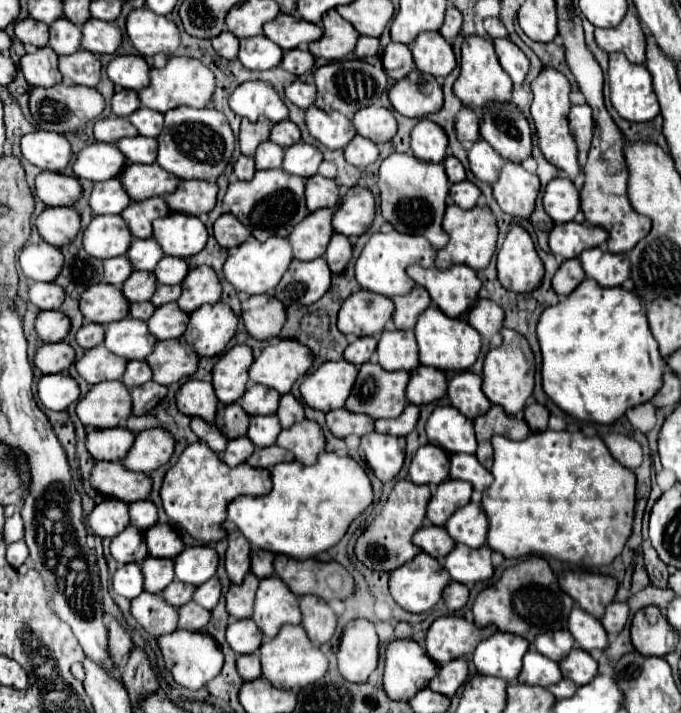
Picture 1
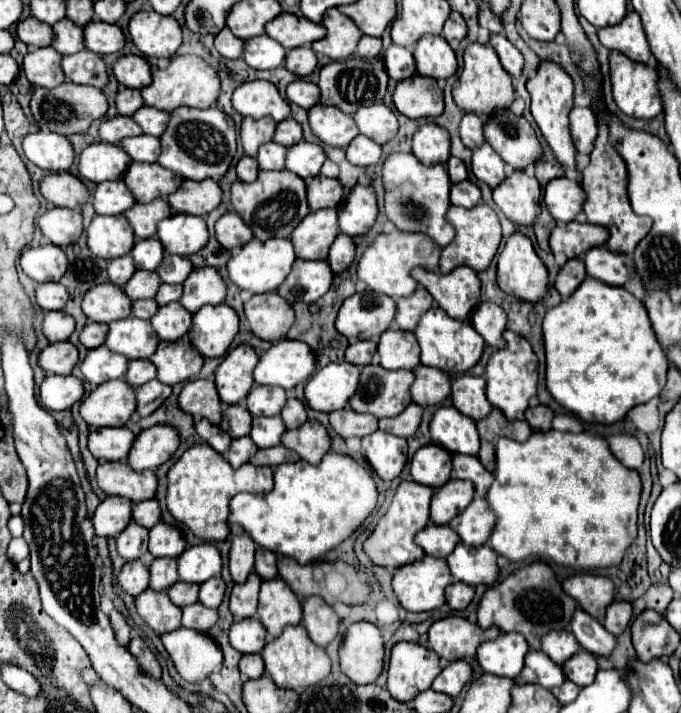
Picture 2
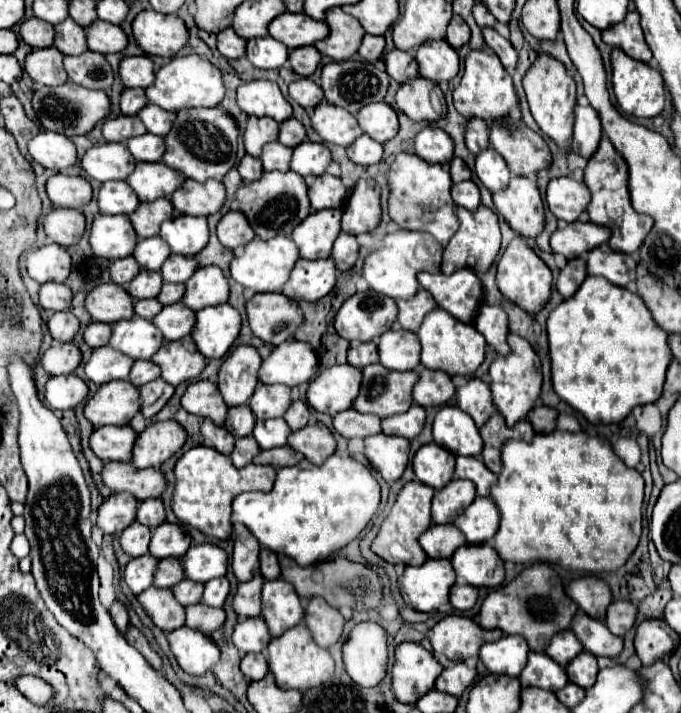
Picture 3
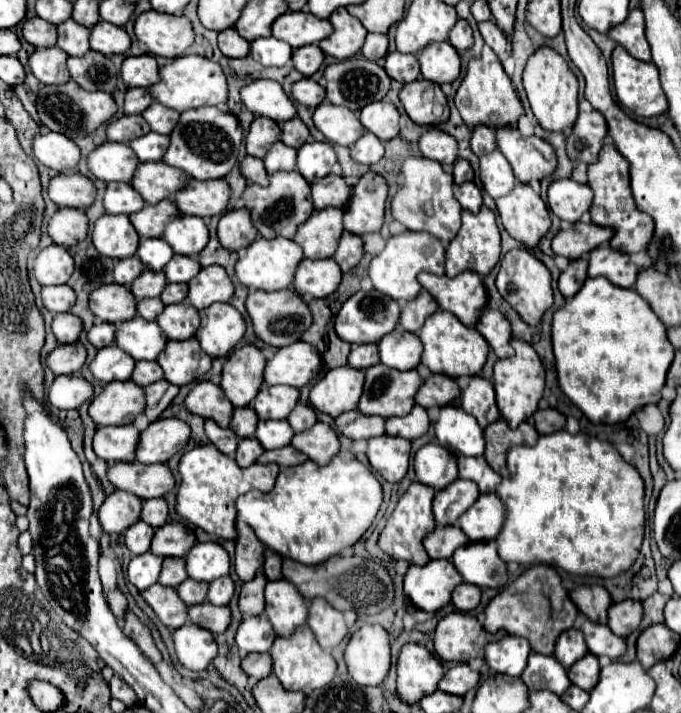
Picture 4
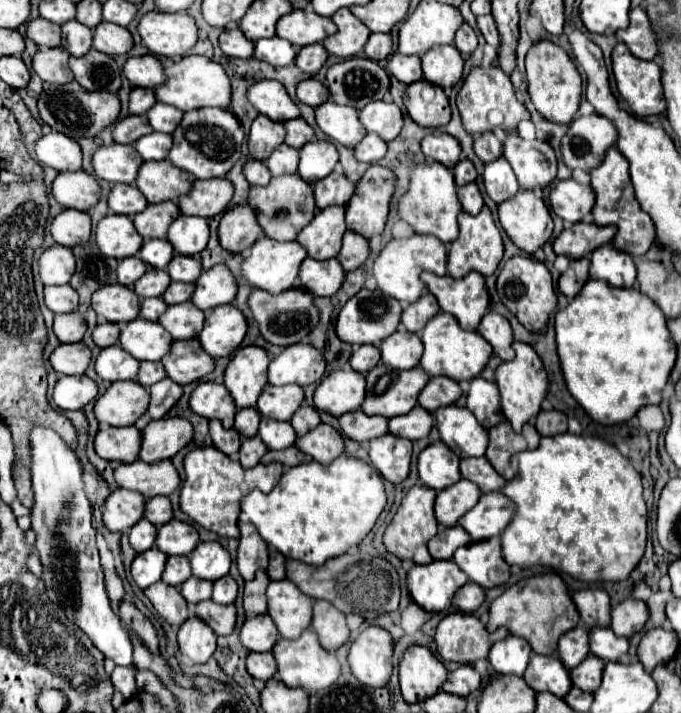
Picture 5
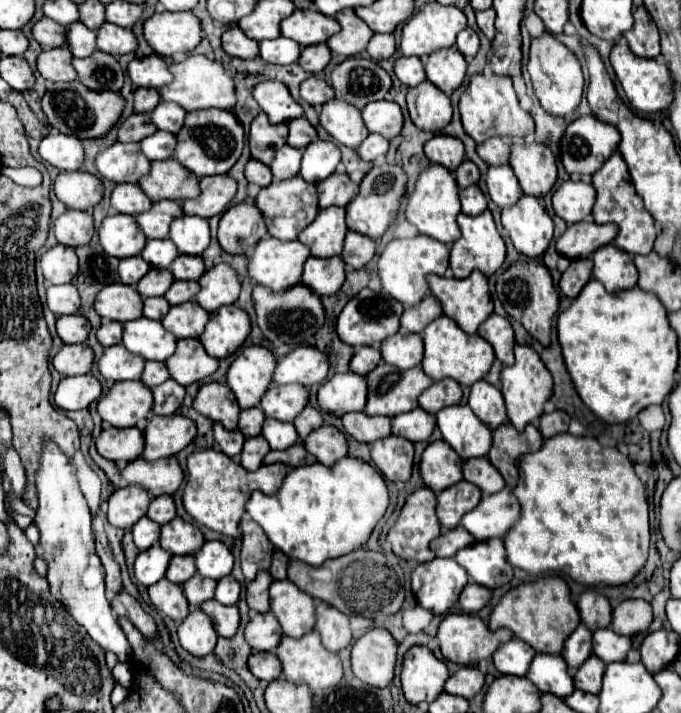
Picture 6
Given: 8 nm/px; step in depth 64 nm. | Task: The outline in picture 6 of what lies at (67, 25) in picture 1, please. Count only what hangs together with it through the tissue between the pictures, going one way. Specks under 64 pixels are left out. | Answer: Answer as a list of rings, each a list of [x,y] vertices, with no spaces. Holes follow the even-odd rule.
[[[74,22],[66,28],[66,42],[76,58],[84,58],[96,50],[96,32],[86,28],[82,22]]]

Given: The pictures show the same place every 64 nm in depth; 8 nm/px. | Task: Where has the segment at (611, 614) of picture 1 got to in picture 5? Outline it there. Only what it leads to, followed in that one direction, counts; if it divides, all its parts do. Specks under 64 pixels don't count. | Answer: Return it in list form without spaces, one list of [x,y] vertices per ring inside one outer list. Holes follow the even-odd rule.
[[[628,598],[620,602],[618,606],[612,608],[612,624],[610,628],[614,630],[616,636],[626,636],[630,638],[634,632],[642,630],[648,620],[648,608],[642,600]]]

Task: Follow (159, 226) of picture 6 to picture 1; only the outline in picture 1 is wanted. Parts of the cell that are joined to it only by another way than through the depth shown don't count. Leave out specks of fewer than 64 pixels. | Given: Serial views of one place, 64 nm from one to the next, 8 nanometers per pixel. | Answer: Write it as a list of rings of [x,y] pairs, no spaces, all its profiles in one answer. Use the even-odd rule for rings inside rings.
[[[154,196],[144,202],[132,202],[122,212],[122,218],[126,220],[134,238],[150,238],[152,236],[152,222],[156,218],[162,218],[168,212],[170,212],[170,208],[166,208],[164,198]]]

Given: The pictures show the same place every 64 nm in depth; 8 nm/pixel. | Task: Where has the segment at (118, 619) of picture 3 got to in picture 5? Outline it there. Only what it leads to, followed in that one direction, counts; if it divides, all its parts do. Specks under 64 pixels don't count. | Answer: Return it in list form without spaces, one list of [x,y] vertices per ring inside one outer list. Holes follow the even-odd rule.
[[[108,574],[106,578],[106,590],[108,590],[108,598],[114,610],[118,610],[120,602],[124,600],[124,588],[122,588],[122,580],[118,578],[118,574]]]

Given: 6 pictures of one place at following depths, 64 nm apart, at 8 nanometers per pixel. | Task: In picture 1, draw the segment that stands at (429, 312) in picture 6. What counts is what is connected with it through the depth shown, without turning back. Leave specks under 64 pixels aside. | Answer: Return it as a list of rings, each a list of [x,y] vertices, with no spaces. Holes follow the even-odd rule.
[[[414,286],[404,296],[394,296],[392,302],[396,306],[392,320],[394,320],[394,324],[396,324],[398,330],[410,330],[410,328],[414,328],[420,312],[424,312],[432,304],[430,294],[422,286]]]

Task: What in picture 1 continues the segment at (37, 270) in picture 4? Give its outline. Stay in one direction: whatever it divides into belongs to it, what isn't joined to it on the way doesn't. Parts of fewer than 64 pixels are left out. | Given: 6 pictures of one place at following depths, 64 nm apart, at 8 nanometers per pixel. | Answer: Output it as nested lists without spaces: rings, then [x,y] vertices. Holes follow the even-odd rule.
[[[46,242],[30,244],[20,254],[20,266],[28,280],[54,282],[56,274],[62,270],[62,252]]]

